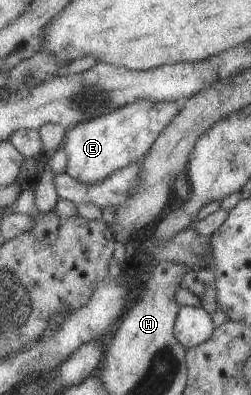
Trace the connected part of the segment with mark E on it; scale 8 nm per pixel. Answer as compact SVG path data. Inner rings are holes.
M133 100L99 117L90 117L66 130L62 141L66 157L65 172L74 180L92 184L111 175L129 162L144 157L150 145L178 112L174 101Z

